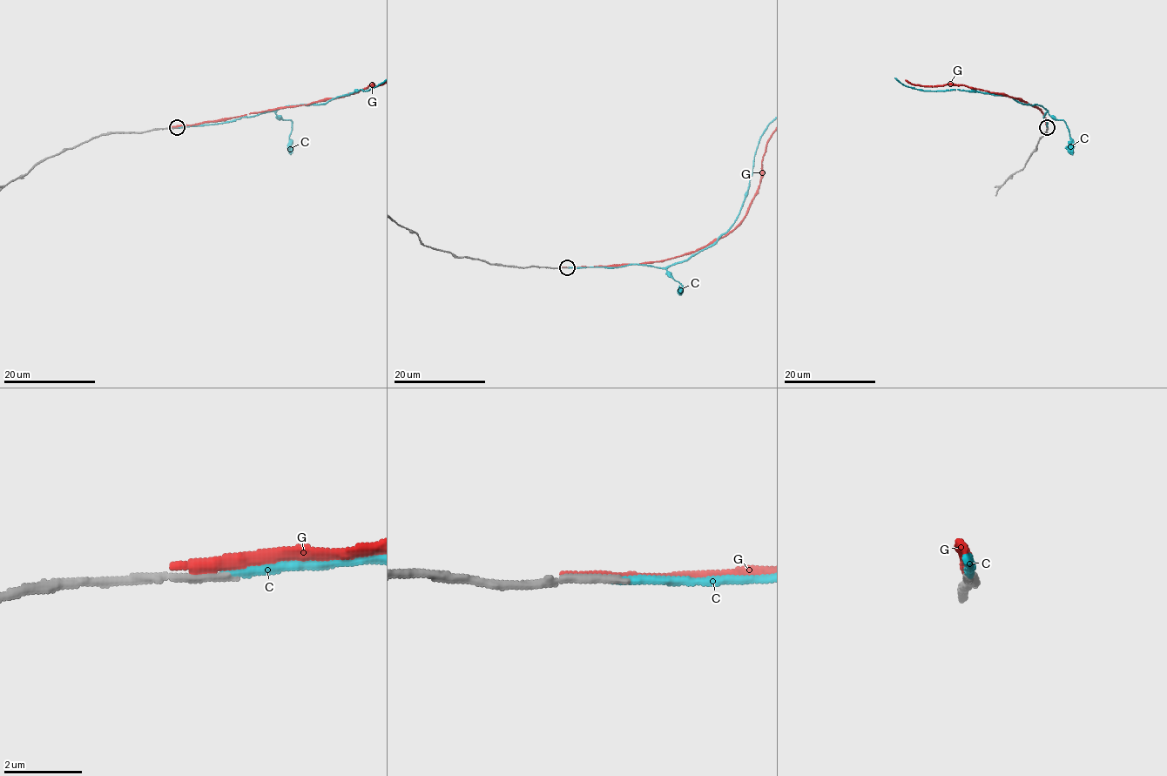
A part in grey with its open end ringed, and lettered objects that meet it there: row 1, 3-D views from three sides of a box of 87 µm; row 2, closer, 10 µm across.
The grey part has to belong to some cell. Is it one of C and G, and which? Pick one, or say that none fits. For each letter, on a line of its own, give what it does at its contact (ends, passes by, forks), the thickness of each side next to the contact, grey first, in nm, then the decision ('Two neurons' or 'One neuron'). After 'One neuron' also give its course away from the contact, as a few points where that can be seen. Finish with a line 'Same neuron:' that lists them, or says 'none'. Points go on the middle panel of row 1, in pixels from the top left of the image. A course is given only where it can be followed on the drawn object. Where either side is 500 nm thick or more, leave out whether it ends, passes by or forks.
C: It ends there. Thickness 200 nm (grey) against 220 nm. One neuron
G: It ends there. Thickness 240 nm (grey) against 320 nm. Two neurons
Same neuron: C

